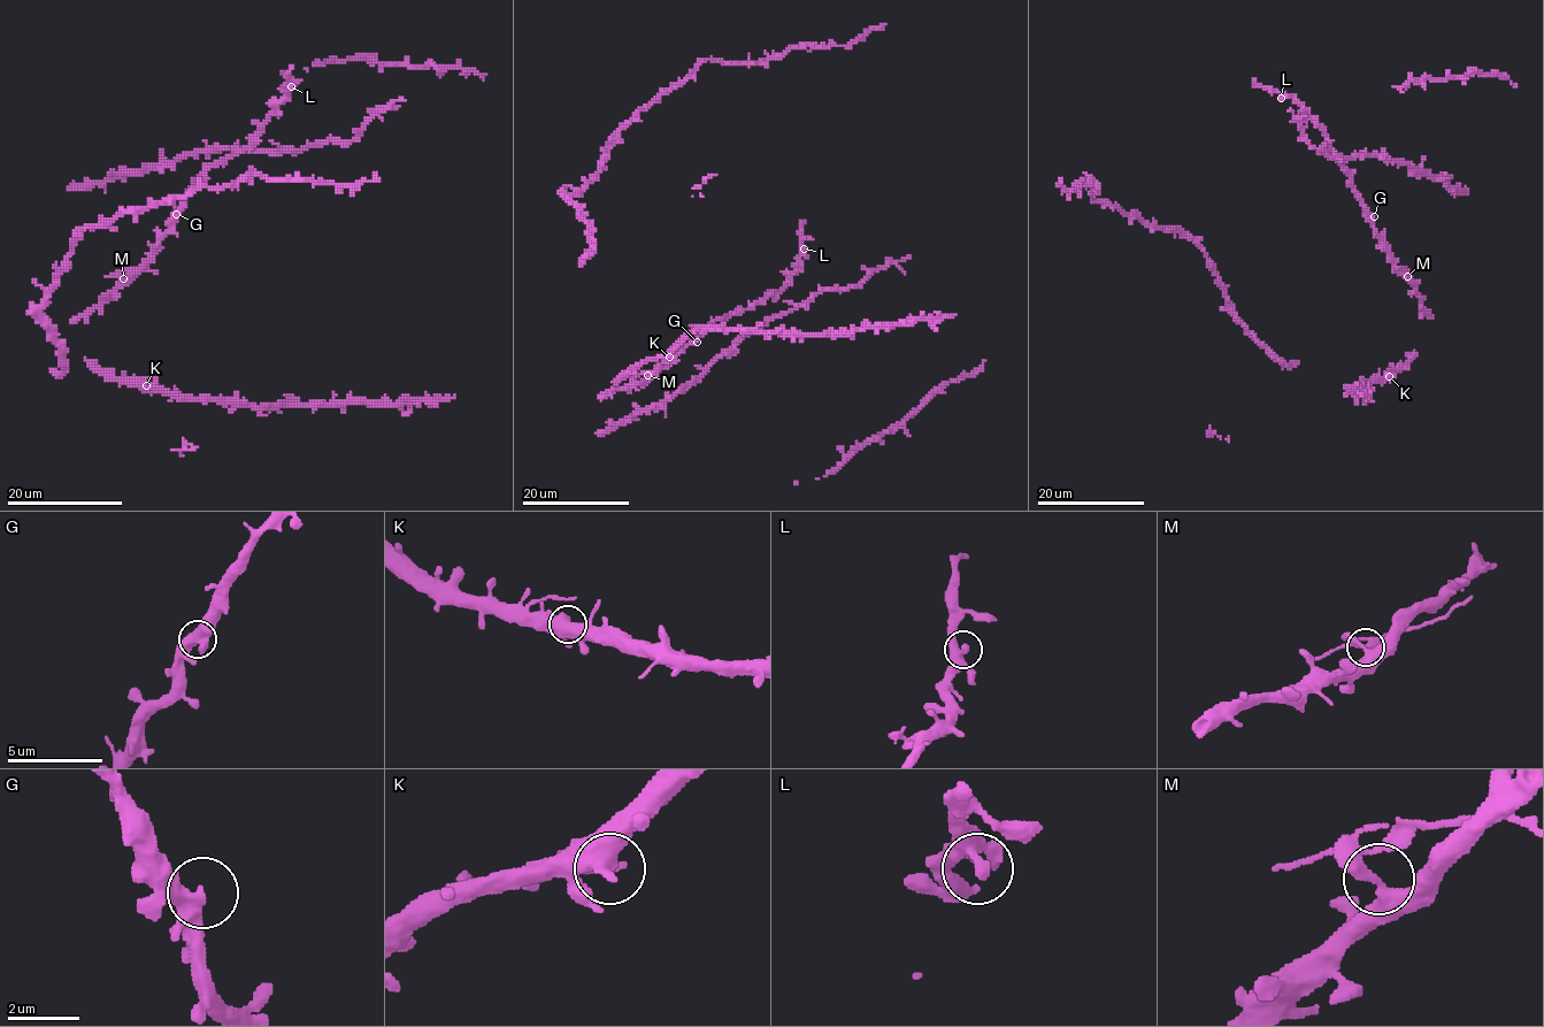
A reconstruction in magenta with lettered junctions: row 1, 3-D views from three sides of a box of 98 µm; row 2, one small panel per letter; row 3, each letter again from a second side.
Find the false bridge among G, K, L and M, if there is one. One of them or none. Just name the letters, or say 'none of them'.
M

